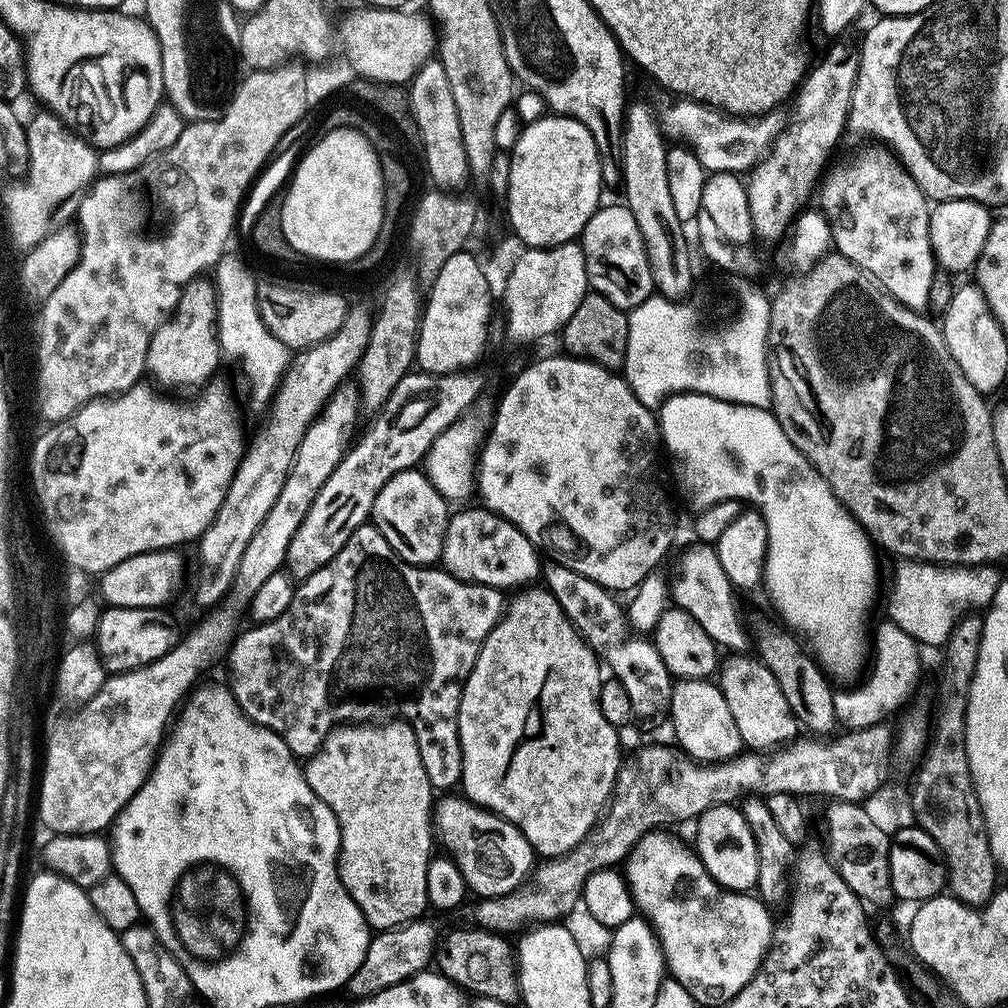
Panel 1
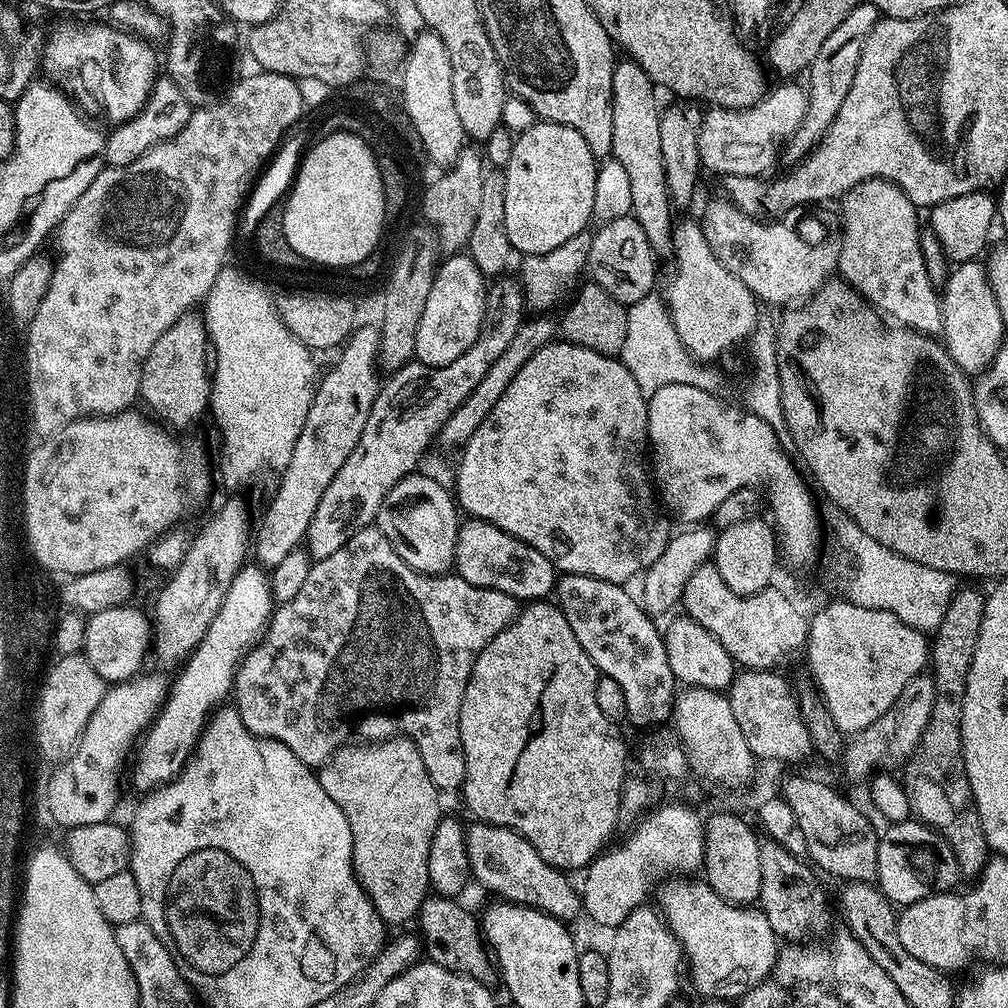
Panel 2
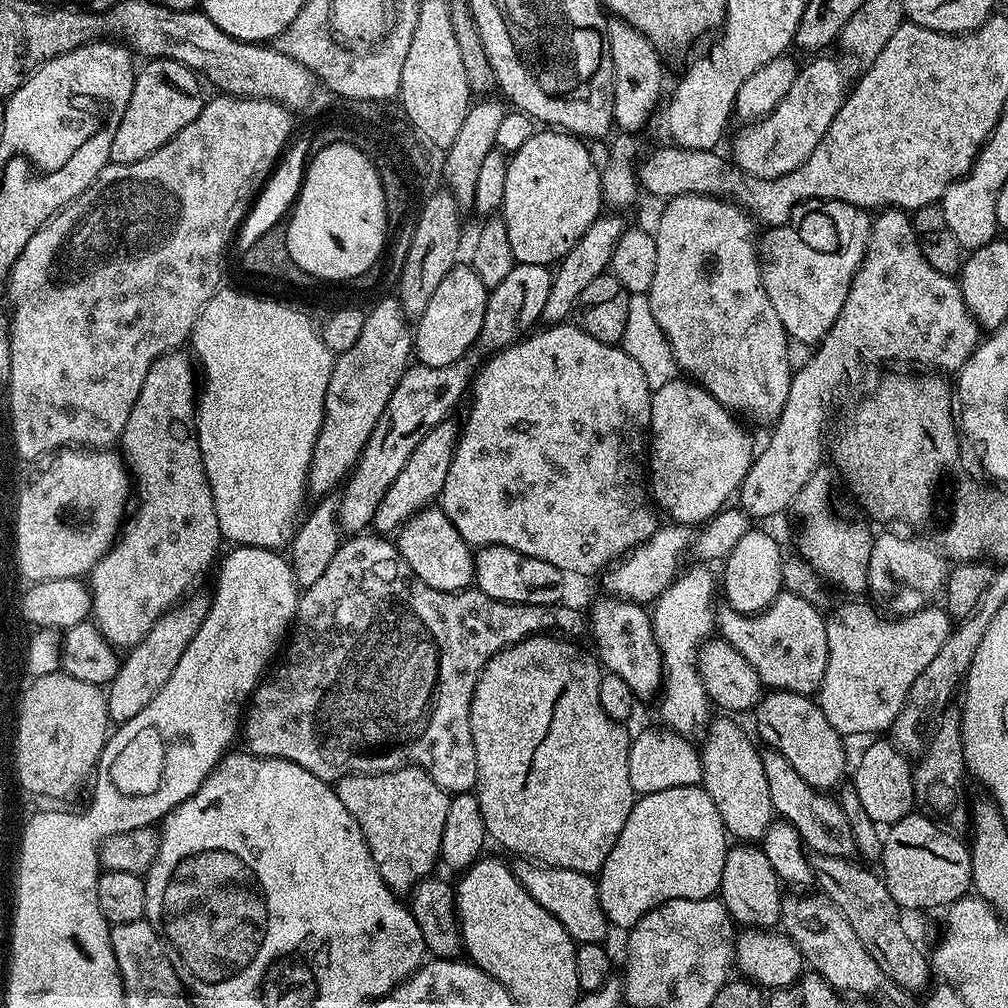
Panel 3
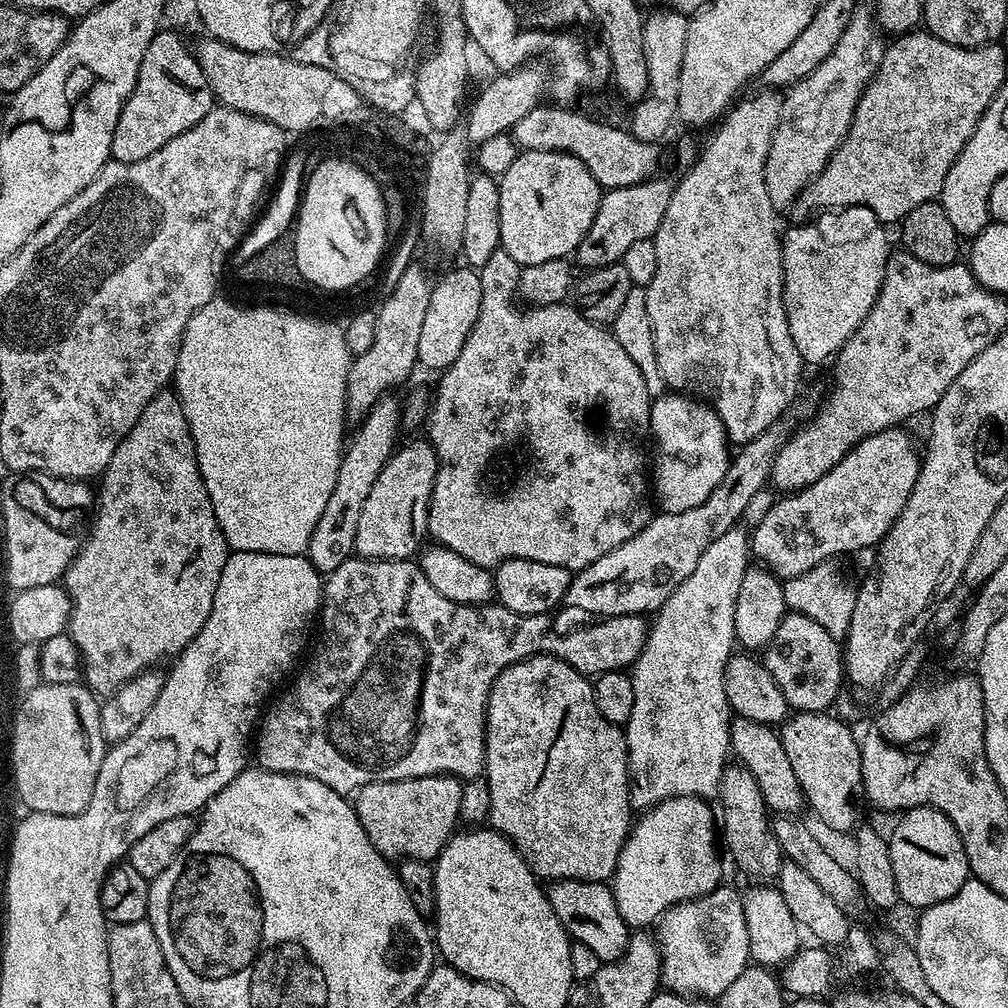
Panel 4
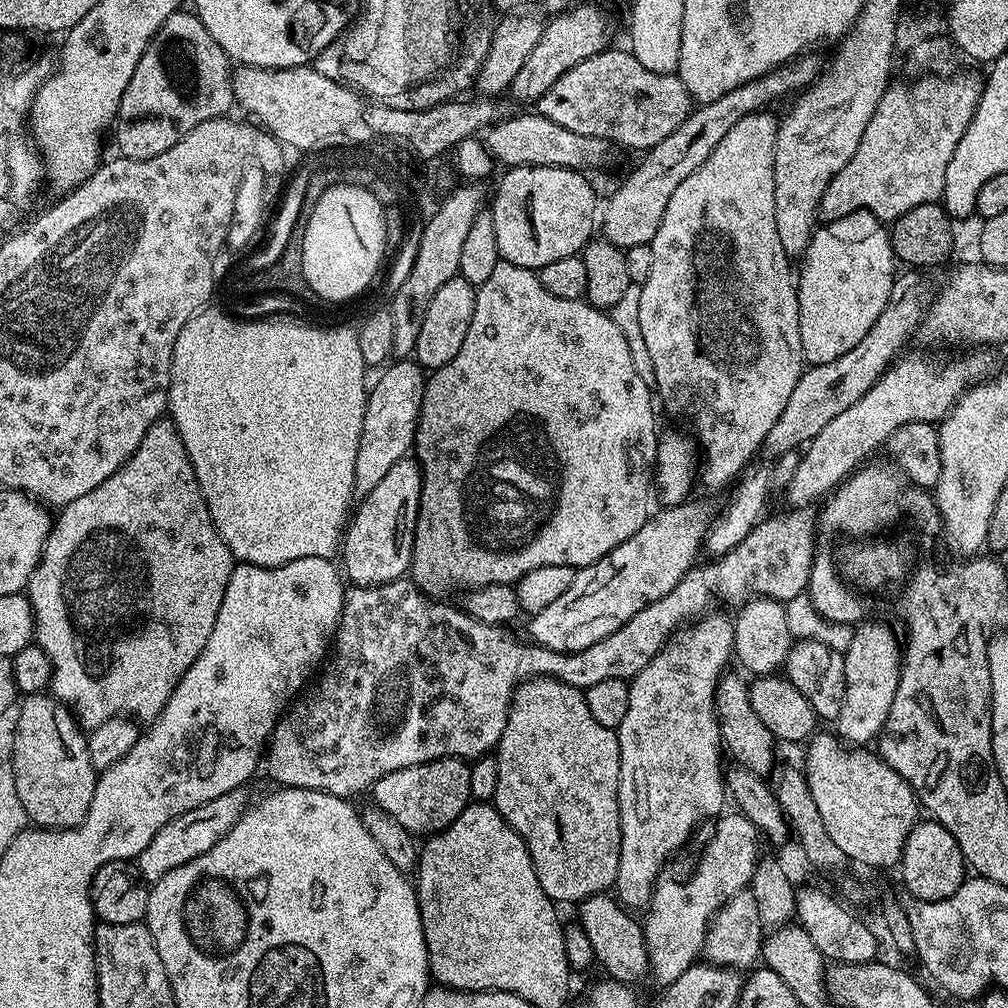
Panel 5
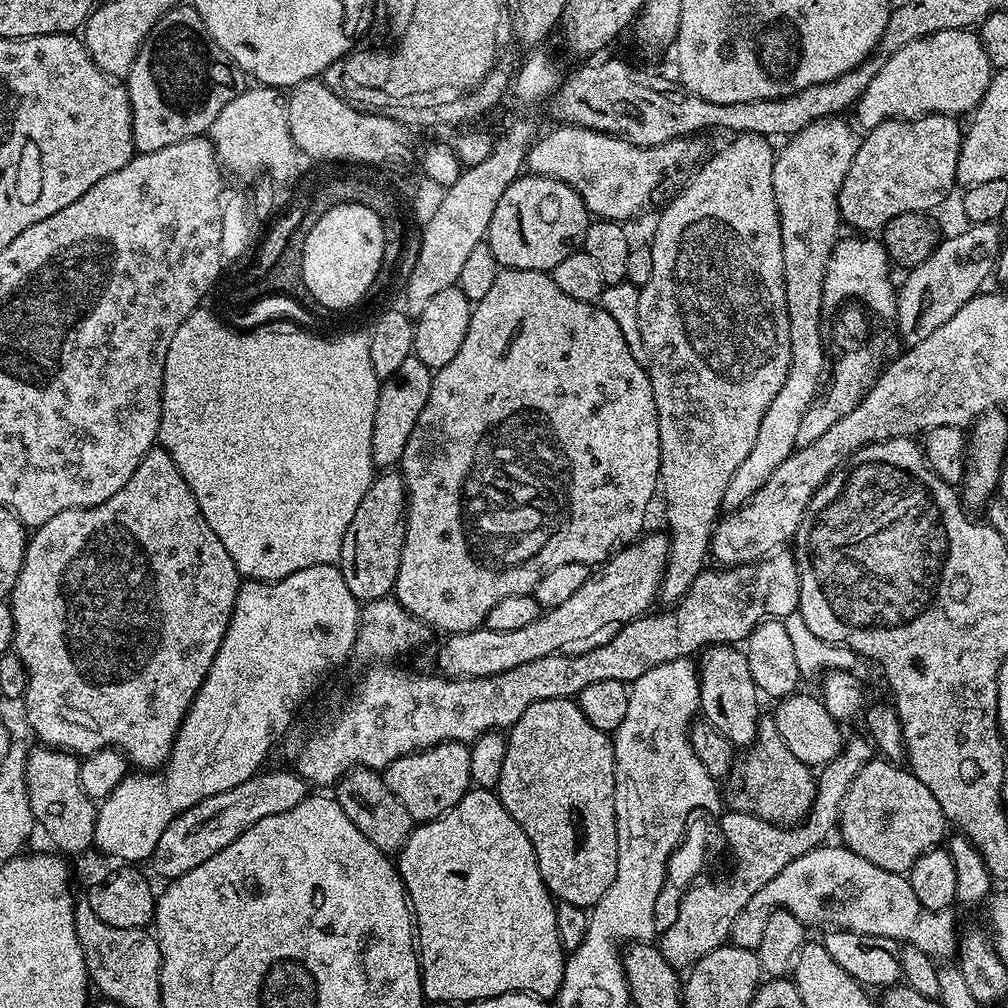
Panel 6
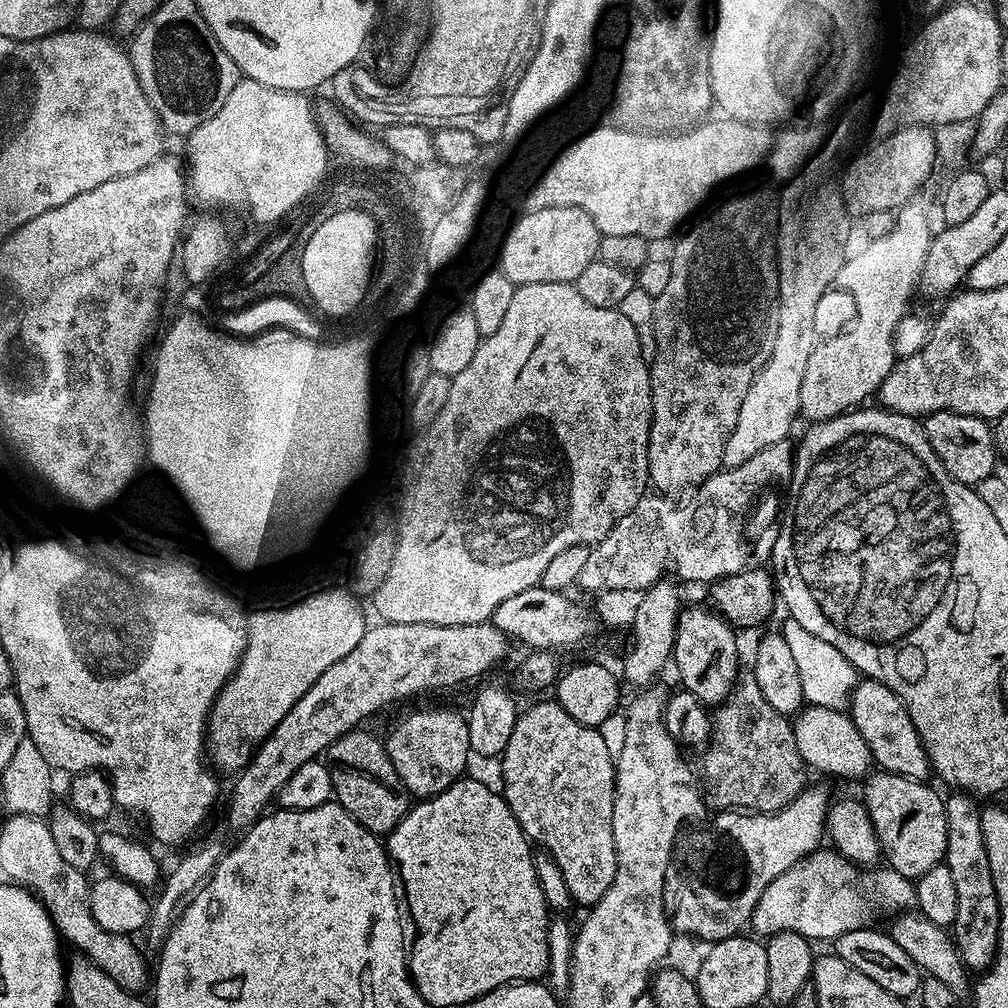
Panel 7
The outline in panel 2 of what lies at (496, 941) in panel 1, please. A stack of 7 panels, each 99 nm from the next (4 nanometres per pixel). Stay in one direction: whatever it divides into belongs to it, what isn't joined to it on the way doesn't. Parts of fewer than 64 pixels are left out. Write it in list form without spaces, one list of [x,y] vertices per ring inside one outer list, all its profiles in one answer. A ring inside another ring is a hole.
[[[429,895],[422,902],[418,913],[419,935],[422,937],[422,948],[427,959],[433,964],[442,966],[451,972],[457,972],[460,976],[469,976],[471,980],[477,980],[480,984],[491,985],[498,976],[498,968],[490,955],[490,949],[479,931],[472,932],[472,916],[456,904],[455,899]]]

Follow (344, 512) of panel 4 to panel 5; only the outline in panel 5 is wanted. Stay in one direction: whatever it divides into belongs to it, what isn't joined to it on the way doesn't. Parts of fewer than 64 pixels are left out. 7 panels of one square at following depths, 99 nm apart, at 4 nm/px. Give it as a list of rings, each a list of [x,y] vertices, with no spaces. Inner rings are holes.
[[[410,358],[397,359],[381,372],[380,378],[369,389],[358,454],[355,455],[353,495],[360,500],[378,486],[379,480],[395,462],[405,459],[413,449],[416,422],[427,384],[425,371]]]

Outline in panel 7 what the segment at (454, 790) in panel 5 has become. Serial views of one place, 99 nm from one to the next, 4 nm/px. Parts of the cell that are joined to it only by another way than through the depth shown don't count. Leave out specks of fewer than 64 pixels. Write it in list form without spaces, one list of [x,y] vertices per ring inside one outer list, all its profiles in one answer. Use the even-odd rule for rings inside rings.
[[[434,708],[430,712],[412,712],[400,726],[386,739],[388,757],[396,771],[396,780],[412,798],[433,798],[447,791],[452,784],[465,775],[464,767],[470,761],[470,730],[468,721],[456,712],[444,708]]]

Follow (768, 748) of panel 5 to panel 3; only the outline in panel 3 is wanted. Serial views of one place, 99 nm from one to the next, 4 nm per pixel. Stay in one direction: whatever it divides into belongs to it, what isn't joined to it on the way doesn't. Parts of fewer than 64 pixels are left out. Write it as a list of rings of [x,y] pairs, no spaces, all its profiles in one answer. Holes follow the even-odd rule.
[[[768,750],[763,753],[761,760],[766,774],[766,784],[770,788],[773,813],[793,824],[805,845],[813,853],[822,856],[851,857],[857,851],[855,838],[837,801],[831,795],[809,786],[798,774],[798,770],[794,770],[794,766],[790,766],[790,762],[782,758],[782,754]]]

